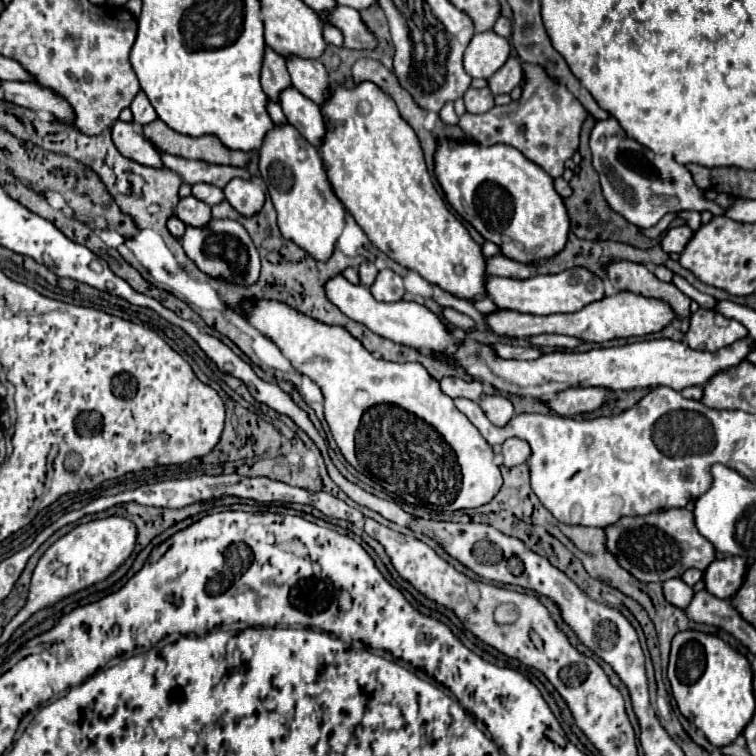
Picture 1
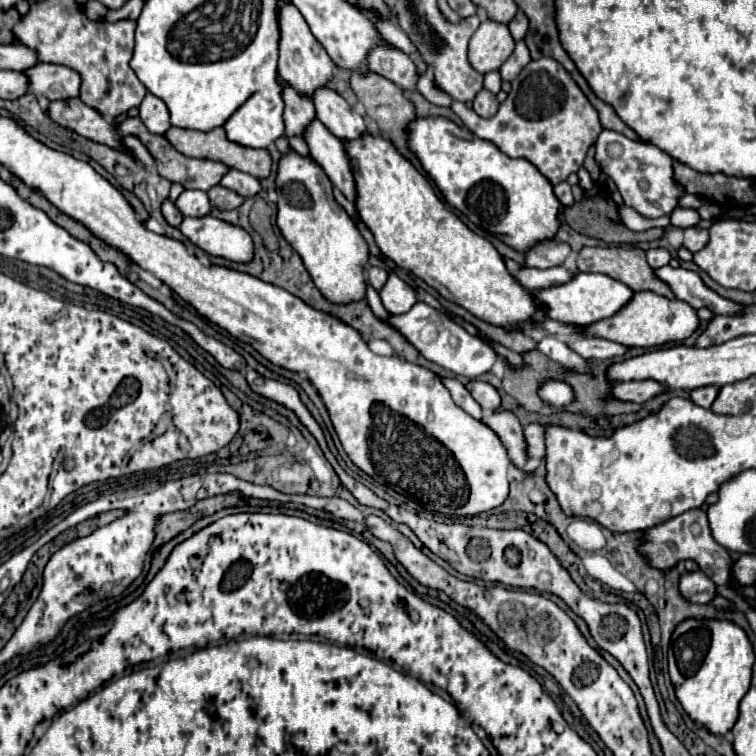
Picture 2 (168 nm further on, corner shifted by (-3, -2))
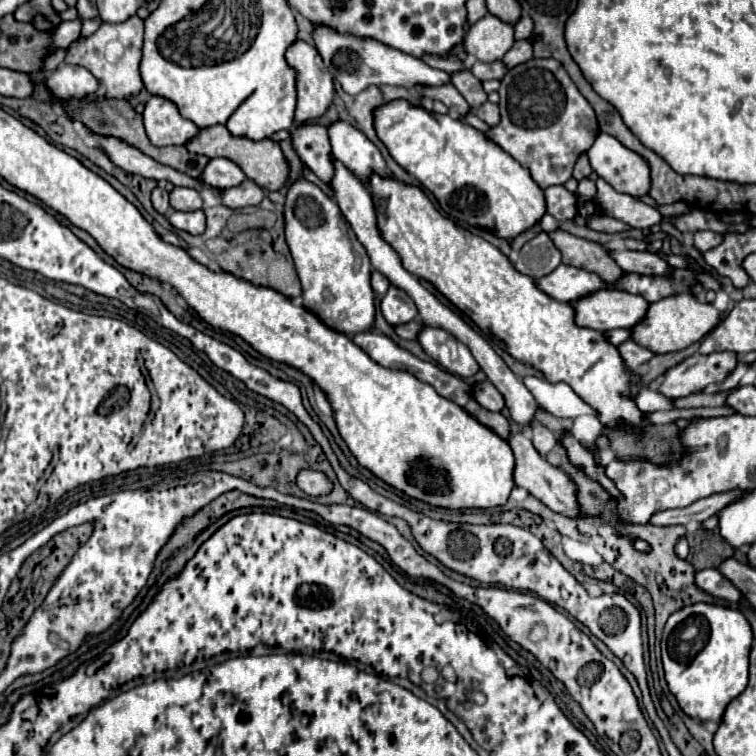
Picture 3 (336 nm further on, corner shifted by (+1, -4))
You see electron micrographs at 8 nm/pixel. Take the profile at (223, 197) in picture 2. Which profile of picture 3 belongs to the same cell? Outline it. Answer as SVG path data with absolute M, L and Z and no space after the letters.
M245 179L241 185L233 187L233 189L225 189L219 193L223 205L227 207L245 207L245 205L259 205L265 197L265 189L261 189L255 181Z

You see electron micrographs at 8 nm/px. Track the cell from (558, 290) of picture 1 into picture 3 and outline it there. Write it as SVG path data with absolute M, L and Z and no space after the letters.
M603 289L589 297L573 301L577 311L577 325L595 331L611 331L619 327L635 327L645 319L649 303L641 295L631 295L627 291Z

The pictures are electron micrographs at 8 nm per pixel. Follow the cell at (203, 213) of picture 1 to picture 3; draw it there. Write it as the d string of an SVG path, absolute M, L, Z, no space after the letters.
M175 187L169 193L169 197L171 197L171 207L177 211L195 211L195 209L201 209L203 205L199 191L187 189L187 187Z

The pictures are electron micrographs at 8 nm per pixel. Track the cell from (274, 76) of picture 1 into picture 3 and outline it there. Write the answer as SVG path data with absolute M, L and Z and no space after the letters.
M317 123L301 125L293 131L293 145L303 163L327 185L333 179L333 155L327 129Z

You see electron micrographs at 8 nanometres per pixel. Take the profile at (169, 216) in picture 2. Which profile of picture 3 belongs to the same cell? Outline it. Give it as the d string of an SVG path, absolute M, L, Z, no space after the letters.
M155 187L153 193L151 193L151 203L153 203L153 207L159 213L165 213L167 207L169 207L169 195L167 195L167 191L161 189L161 187Z

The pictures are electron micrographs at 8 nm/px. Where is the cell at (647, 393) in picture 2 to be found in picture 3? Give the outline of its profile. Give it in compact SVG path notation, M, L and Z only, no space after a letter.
M733 351L687 357L665 373L667 377L659 391L671 399L699 393L711 383L723 383L735 371L737 361L737 353Z

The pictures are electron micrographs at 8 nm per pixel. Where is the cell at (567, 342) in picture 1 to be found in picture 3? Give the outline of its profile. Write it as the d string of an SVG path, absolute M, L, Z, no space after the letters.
M633 339L625 341L623 345L619 345L619 353L621 353L621 357L625 359L625 363L627 363L629 369L637 369L639 365L643 365L643 363L647 363L651 357L655 357L653 351L641 347L641 345L639 345L637 341L633 341Z

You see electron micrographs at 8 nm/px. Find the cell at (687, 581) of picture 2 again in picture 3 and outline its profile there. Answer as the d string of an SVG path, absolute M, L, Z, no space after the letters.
M719 569L699 571L697 573L697 585L701 589L705 589L707 593L711 593L713 597L721 597L727 601L741 601L743 599L741 591L737 591L737 587L733 587L733 583L729 583L729 579L725 579Z

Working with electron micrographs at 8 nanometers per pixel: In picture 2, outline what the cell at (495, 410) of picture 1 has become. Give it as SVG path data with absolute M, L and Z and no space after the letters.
M493 411L483 417L483 423L497 433L501 443L507 447L511 461L521 467L527 461L525 443L523 443L523 427L519 419L511 411Z

